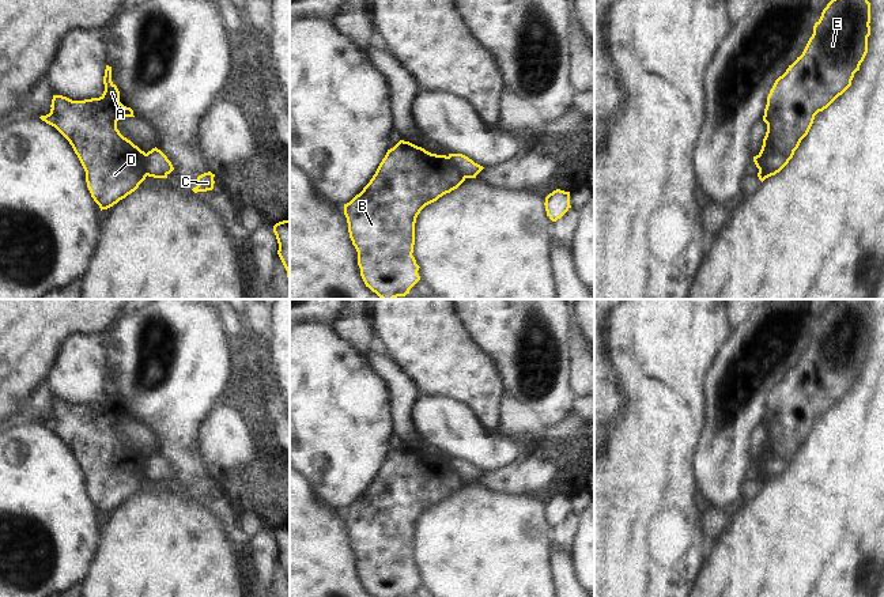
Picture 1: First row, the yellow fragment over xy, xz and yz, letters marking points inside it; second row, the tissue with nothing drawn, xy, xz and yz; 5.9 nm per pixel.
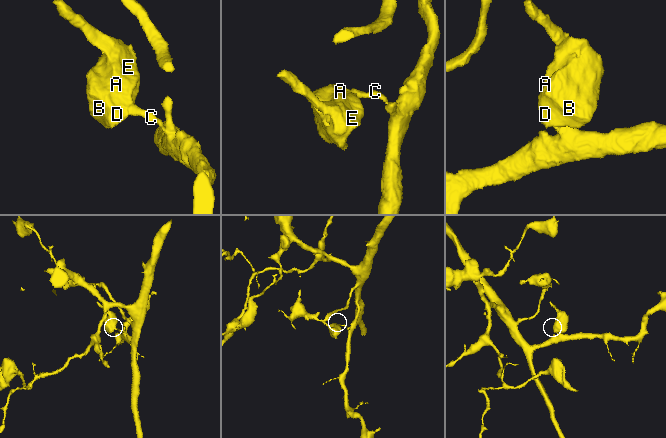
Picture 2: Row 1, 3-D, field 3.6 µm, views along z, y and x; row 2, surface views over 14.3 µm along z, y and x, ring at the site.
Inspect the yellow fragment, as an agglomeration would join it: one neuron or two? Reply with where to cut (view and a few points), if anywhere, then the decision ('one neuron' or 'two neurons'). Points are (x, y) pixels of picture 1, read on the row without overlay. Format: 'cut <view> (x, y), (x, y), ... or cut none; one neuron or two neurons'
cut xz (446, 461), (465, 482); two neurons

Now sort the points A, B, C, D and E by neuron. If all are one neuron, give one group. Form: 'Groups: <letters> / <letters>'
Groups: A B D E / C

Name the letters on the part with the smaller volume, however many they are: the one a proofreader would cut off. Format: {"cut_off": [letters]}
{"cut_off": ["A", "B", "D", "E"]}

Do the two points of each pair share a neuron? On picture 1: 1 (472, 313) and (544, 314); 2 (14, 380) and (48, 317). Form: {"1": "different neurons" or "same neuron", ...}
{"1": "same neuron", "2": "same neuron"}

